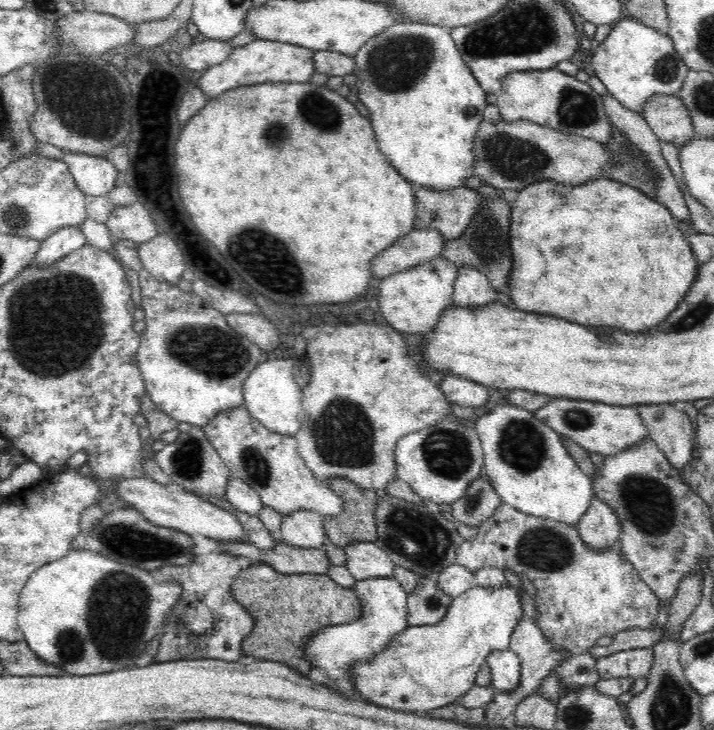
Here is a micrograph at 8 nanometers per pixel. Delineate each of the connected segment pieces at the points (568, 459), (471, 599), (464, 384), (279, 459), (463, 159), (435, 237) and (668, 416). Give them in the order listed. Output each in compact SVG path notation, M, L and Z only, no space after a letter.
M497 405L488 414L477 418L472 427L481 440L484 470L492 488L504 503L520 512L570 525L576 525L585 515L593 495L592 479L576 464L566 445L562 443L559 432L535 418L532 412L516 405Z
M508 583L501 587L474 585L462 595L453 598L446 616L428 626L410 626L396 635L387 647L377 652L371 659L360 661L353 666L353 684L359 698L372 705L407 713L425 714L428 710L442 708L456 703L472 686L476 686L476 674L486 663L490 652L506 650L510 646L510 636L520 622L522 597L520 591Z
M455 374L445 375L439 384L439 389L450 403L459 404L464 408L472 406L472 409L480 409L487 404L489 398L485 386Z
M243 404L233 410L219 413L207 426L201 428L229 468L229 475L256 489L264 506L275 508L282 515L289 515L298 509L312 509L324 518L336 516L342 510L343 500L340 496L329 486L323 485L299 455L296 437L268 430L260 422L250 417L248 409Z
M424 23L395 24L368 39L354 57L357 96L368 107L378 146L392 167L414 188L451 191L462 187L473 171L473 140L487 103L486 92L464 62L449 30Z
M435 228L412 229L371 260L371 274L376 280L382 281L397 272L434 260L441 255L446 242L448 240L444 240Z
M671 403L641 405L640 419L648 436L658 445L678 472L683 471L693 455L694 428L681 405Z

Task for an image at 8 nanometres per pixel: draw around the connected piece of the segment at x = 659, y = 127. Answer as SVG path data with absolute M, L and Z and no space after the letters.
M677 94L651 96L643 106L643 117L660 141L671 142L677 148L684 146L696 136L688 108L684 106L683 100L680 100Z

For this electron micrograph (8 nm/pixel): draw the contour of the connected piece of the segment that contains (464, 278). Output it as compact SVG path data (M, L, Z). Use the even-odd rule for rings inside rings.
M465 266L458 269L452 301L459 308L484 308L497 301L497 291L484 272Z

